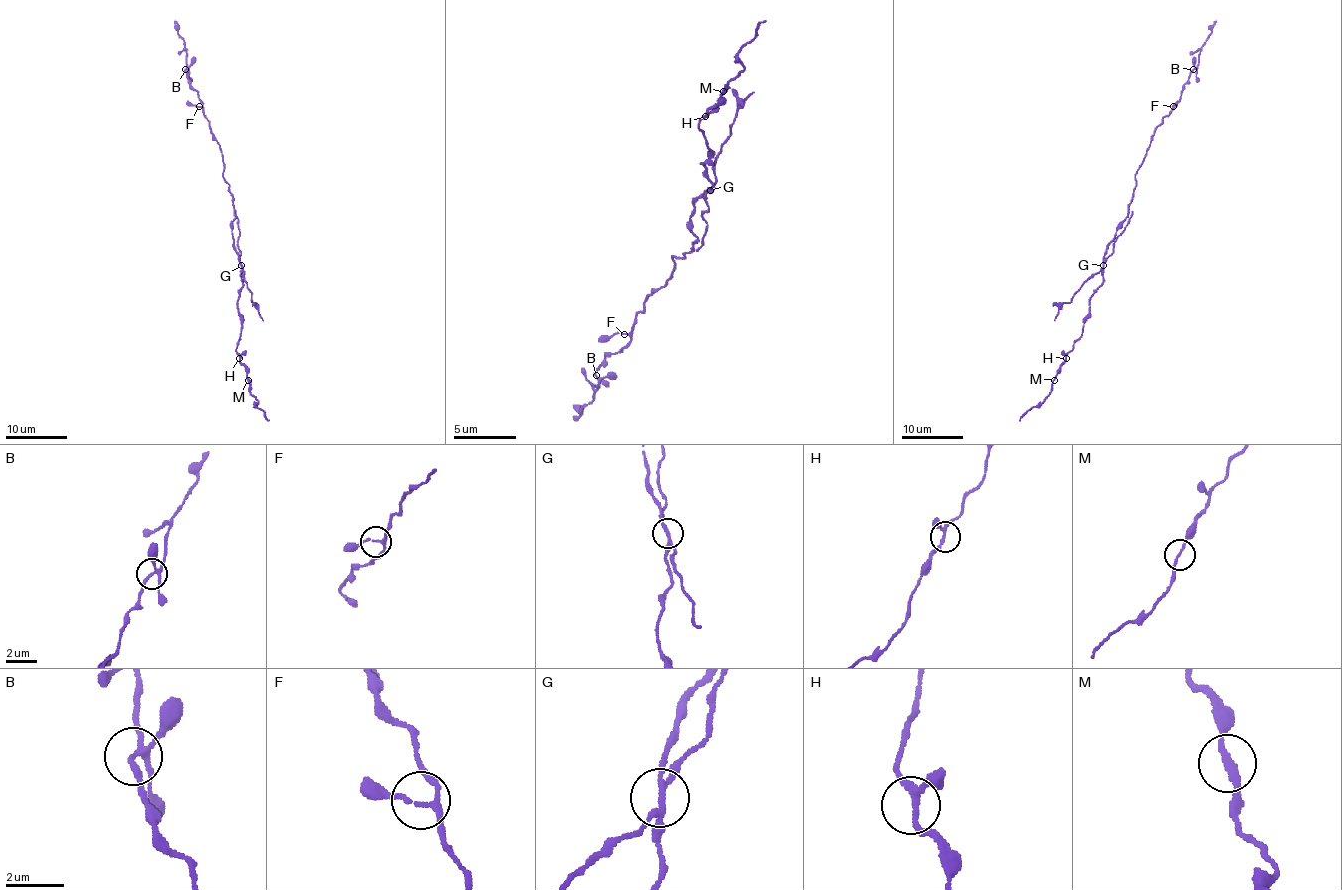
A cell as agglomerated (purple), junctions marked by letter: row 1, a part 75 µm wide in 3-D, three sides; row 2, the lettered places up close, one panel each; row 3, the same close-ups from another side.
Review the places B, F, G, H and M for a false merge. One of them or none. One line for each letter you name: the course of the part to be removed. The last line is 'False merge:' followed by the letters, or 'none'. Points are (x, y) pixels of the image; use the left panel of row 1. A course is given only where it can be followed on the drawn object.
G: (242, 265), (251, 300), (263, 320)
False merge: G

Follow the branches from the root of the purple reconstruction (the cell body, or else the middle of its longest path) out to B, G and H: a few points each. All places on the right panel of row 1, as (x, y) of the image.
B: (1123, 224), (1135, 187), (1135, 173), (1155, 129), (1179, 100), (1183, 86), (1193, 69)
G: (1123, 224), (1106, 250), (1103, 265)
H: (1123, 224), (1106, 250), (1101, 268), (1103, 283), (1089, 300), (1089, 312), (1082, 335), (1066, 358)

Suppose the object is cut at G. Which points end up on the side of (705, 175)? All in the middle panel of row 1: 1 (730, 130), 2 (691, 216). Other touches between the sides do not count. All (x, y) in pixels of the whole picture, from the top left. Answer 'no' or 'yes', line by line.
1: no
2: yes

